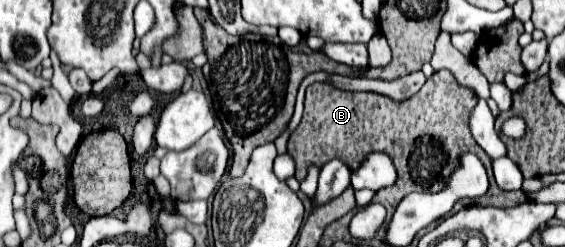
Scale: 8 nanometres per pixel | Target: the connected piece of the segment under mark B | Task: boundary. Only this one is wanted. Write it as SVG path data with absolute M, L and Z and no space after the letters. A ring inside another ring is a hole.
M440 70L428 78L422 90L408 102L394 102L372 92L344 92L330 84L312 84L306 90L304 120L300 120L300 126L290 134L288 140L288 152L296 162L296 178L304 180L310 164L322 166L332 158L342 158L346 164L356 168L370 152L386 152L396 166L398 178L392 186L378 190L374 202L386 206L390 222L396 206L410 192L444 190L452 170L456 170L460 154L472 152L484 162L490 178L490 190L484 194L484 206L508 208L526 202L522 190L506 192L500 190L492 180L492 162L468 130L468 114L472 114L472 106L476 106L476 94L458 86L448 70ZM368 122L372 124L372 132L368 130ZM374 136L380 136L384 142L374 140Z

